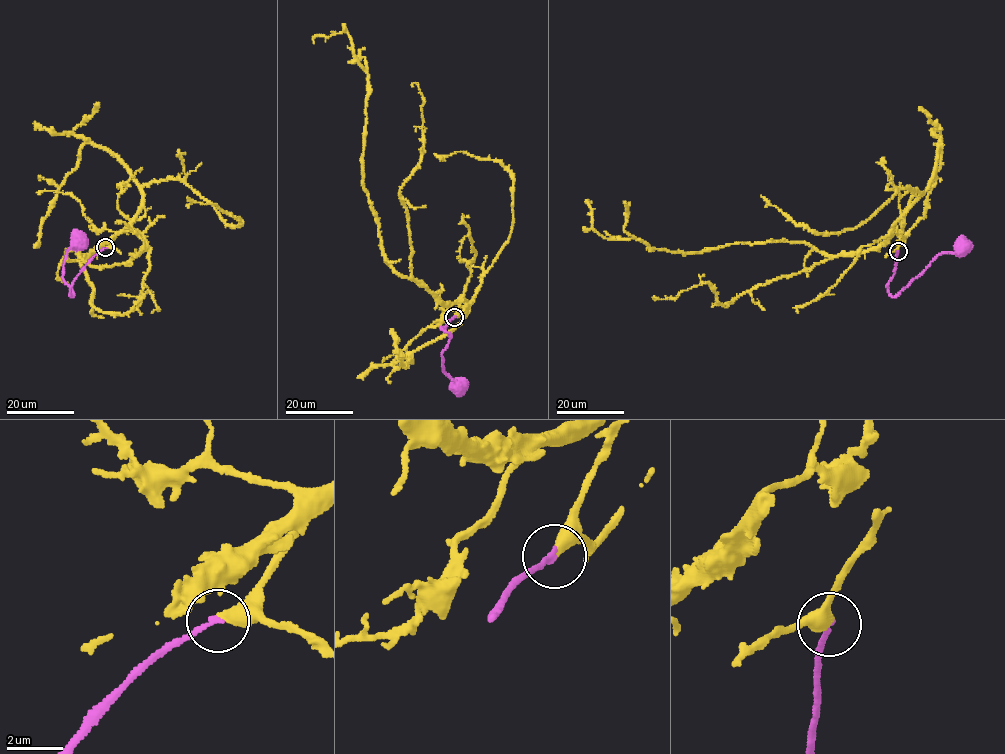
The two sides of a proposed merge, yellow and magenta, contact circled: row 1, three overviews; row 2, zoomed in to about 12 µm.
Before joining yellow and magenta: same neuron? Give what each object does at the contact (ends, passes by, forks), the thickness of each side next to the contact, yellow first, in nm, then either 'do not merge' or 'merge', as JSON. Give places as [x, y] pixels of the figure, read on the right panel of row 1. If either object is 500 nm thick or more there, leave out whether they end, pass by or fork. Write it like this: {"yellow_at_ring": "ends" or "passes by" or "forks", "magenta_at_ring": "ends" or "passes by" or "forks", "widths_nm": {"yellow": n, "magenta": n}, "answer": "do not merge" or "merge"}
{"yellow_at_ring": "ends", "magenta_at_ring": "ends", "widths_nm": {"yellow": 400, "magenta": 200}, "answer": "merge"}

